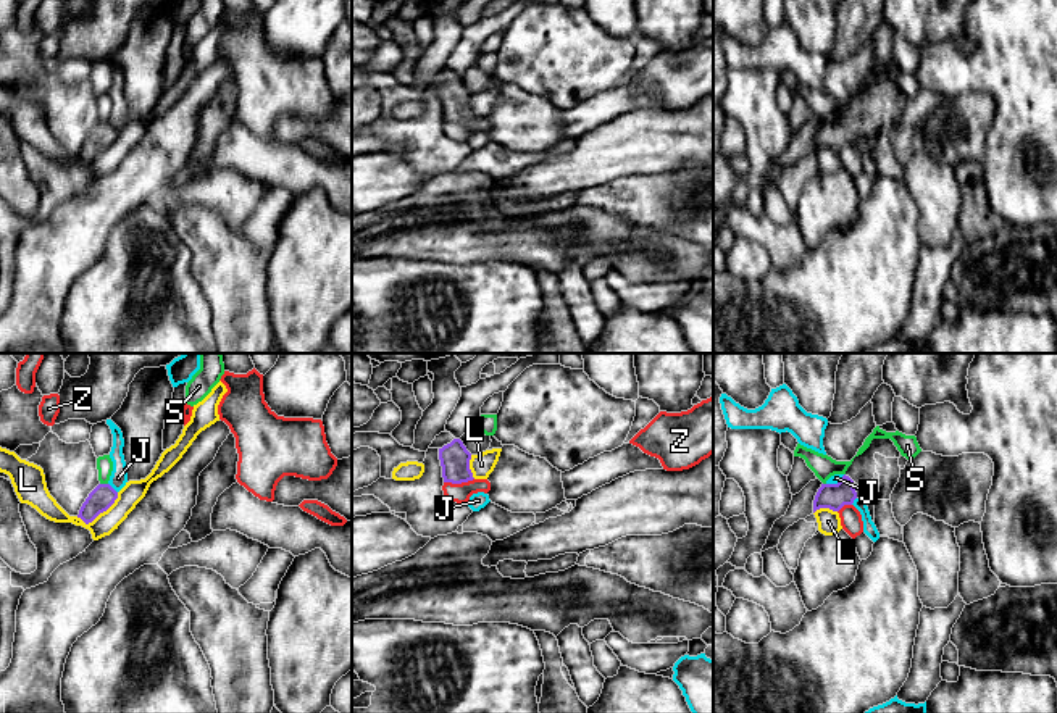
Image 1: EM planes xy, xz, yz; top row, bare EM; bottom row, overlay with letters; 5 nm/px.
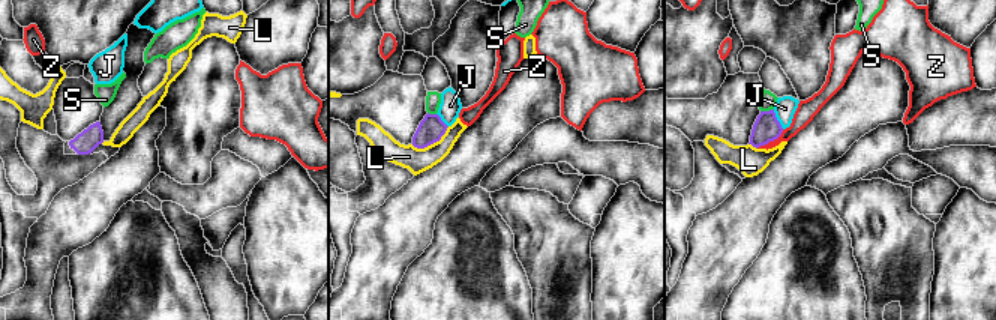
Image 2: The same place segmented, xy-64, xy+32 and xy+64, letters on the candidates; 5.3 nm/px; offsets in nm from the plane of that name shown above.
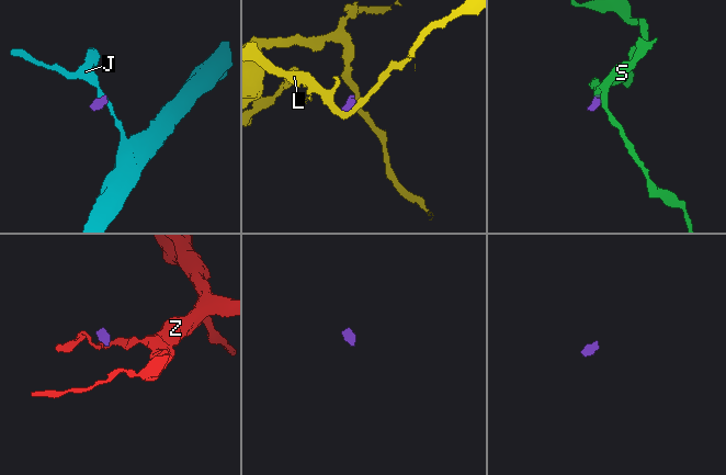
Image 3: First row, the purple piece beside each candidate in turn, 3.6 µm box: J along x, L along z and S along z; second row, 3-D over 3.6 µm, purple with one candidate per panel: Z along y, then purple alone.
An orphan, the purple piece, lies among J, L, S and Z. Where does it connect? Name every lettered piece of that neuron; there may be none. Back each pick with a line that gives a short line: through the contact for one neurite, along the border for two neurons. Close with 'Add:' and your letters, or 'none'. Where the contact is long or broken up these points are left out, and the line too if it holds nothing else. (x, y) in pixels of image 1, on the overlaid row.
Add: none

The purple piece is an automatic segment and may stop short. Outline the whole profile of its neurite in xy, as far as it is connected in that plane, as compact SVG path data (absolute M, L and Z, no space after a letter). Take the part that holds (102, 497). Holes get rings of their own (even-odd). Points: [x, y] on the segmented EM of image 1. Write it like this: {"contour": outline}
{"contour": "M98 484L82 503L77 518L89 524L107 511L116 498L118 492L110 484Z"}

